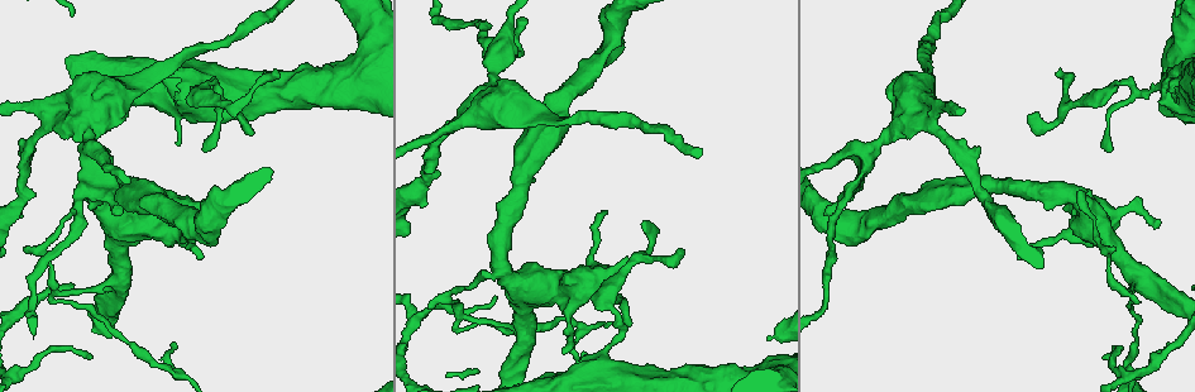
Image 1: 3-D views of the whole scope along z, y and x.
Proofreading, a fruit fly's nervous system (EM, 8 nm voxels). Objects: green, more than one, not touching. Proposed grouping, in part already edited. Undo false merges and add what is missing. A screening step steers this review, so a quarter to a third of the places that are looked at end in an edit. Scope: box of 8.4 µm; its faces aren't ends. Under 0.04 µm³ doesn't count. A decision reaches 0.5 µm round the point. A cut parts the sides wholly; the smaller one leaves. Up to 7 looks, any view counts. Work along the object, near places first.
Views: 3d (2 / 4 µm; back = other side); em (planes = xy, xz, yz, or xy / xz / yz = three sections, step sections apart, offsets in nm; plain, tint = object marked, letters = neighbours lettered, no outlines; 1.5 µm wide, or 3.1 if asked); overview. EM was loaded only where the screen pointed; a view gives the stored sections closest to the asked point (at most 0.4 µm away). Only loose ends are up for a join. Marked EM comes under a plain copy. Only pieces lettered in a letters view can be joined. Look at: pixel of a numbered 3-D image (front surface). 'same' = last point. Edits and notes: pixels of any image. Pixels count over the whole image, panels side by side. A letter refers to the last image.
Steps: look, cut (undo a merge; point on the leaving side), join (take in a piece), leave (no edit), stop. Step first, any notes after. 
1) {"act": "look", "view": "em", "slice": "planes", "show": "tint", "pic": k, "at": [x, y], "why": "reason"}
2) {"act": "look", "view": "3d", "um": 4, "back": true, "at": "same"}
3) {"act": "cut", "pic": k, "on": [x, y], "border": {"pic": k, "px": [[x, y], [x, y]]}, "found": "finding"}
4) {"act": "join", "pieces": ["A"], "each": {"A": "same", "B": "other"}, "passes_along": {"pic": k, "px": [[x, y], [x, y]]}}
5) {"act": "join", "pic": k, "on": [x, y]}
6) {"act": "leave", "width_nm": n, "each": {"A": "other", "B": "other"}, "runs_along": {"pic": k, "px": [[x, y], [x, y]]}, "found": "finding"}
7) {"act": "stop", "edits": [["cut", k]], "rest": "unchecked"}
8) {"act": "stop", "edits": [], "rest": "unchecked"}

{"act": "look", "view": "em", "slice": "planes", "show": "tint", "pic": 1, "at": [452, 129], "why": "closes a loop"}

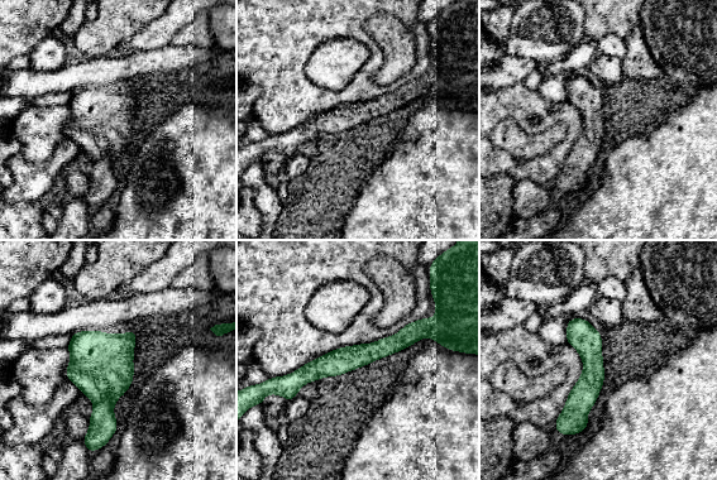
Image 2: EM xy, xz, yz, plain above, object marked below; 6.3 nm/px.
{"act": "look", "view": "em", "slice": "planes", "show": "letters", "at": "same", "why": "what lies round it"}

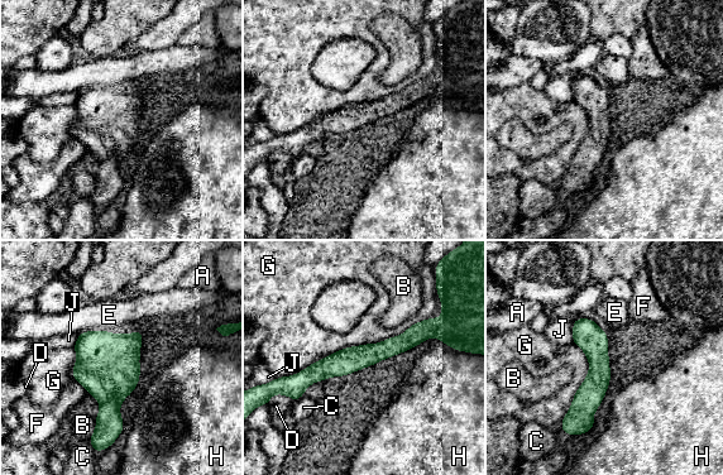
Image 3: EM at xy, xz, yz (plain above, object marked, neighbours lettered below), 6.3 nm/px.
{"act": "leave", "each": {"A": "other", "B": "other", "C": "other", "D": "other", "E": "other", "F": "other", "G": "other", "H": "other", "J": "other"}, "runs_along": {"pic": 3, "px": [[430, 332], [287, 380]]}, "found": "all the same cell"}

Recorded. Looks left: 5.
{"act": "look", "view": "3d", "um": 4, "pic": 1, "at": [1065, 209], "why": "thick end"}

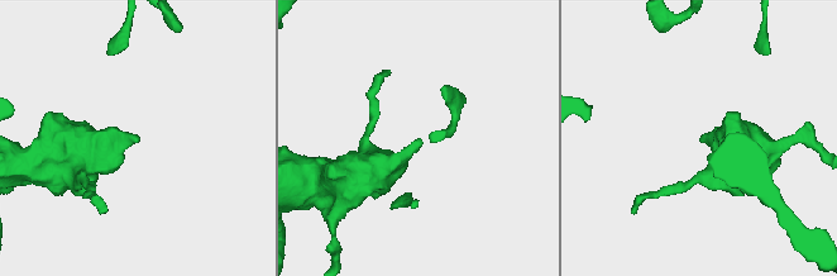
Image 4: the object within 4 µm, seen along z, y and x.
{"act": "look", "view": "em", "slice": "planes", "show": "letters", "pic": 4, "at": [135, 139]}

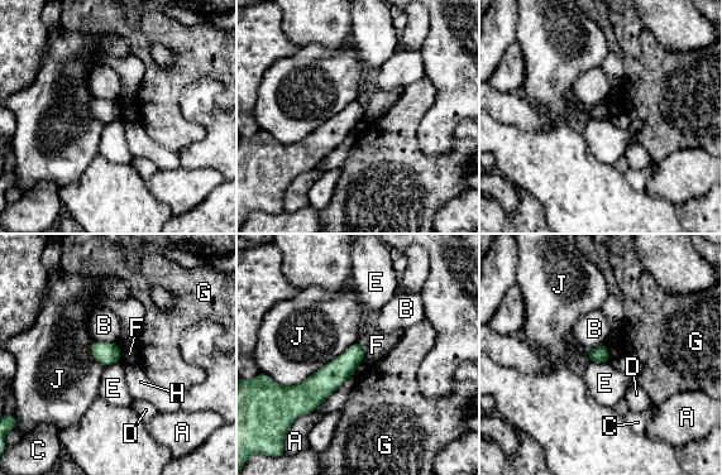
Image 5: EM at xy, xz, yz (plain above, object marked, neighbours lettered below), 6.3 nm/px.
{"act": "leave", "each": {"A": "other", "B": "other", "C": "other", "D": "other", "E": "other", "F": "other", "G": "other", "H": "other", "J": "other"}, "runs_along": {"pic": 5, "px": [[360, 346], [309, 394], [293, 394]]}, "found": "none of them fits"}

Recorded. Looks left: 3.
{"act": "look", "view": "3d", "um": 4, "pic": 1, "at": [576, 359], "why": "tapers out"}

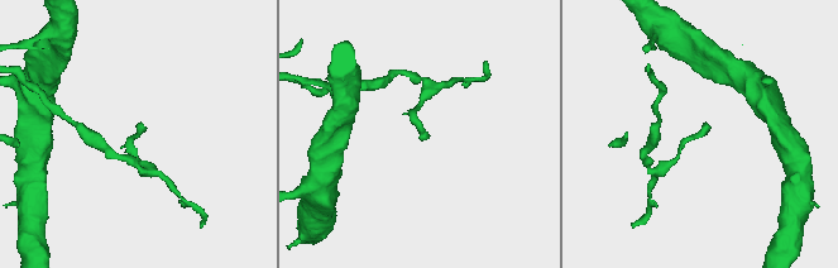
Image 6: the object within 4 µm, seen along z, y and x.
{"act": "look", "view": "em", "slice": "yz", "step": 4, "show": "letters", "pic": 6, "at": [420, 136]}

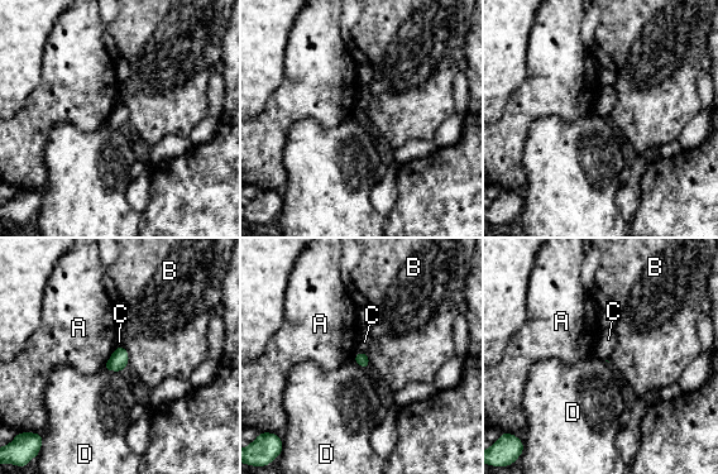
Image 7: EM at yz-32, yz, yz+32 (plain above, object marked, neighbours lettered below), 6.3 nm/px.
{"act": "look", "view": "em", "slice": "planes", "show": "letters", "at": "same"}

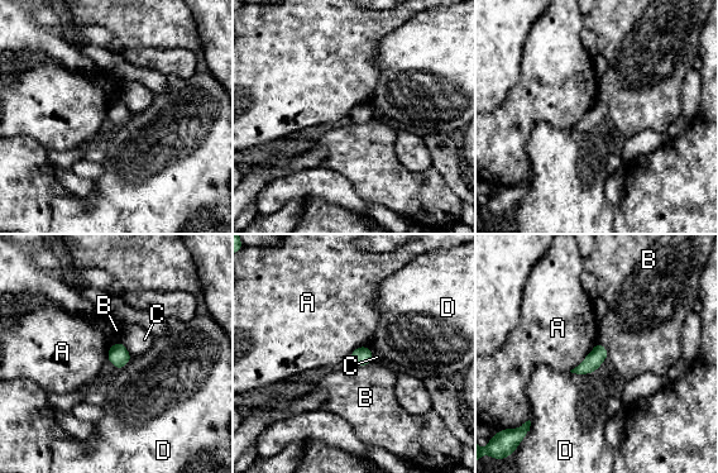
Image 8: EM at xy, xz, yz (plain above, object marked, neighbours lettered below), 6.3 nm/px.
{"act": "leave", "each": {"A": "other", "B": "other", "C": "other", "D": "other"}, "border": {"pic": 8, "px": [[597, 342], [592, 350], [569, 371]]}, "found": "no lettered piece goes on from it"}

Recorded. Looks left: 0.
{"act": "stop", "edits": [], "rest": "unchecked"}

